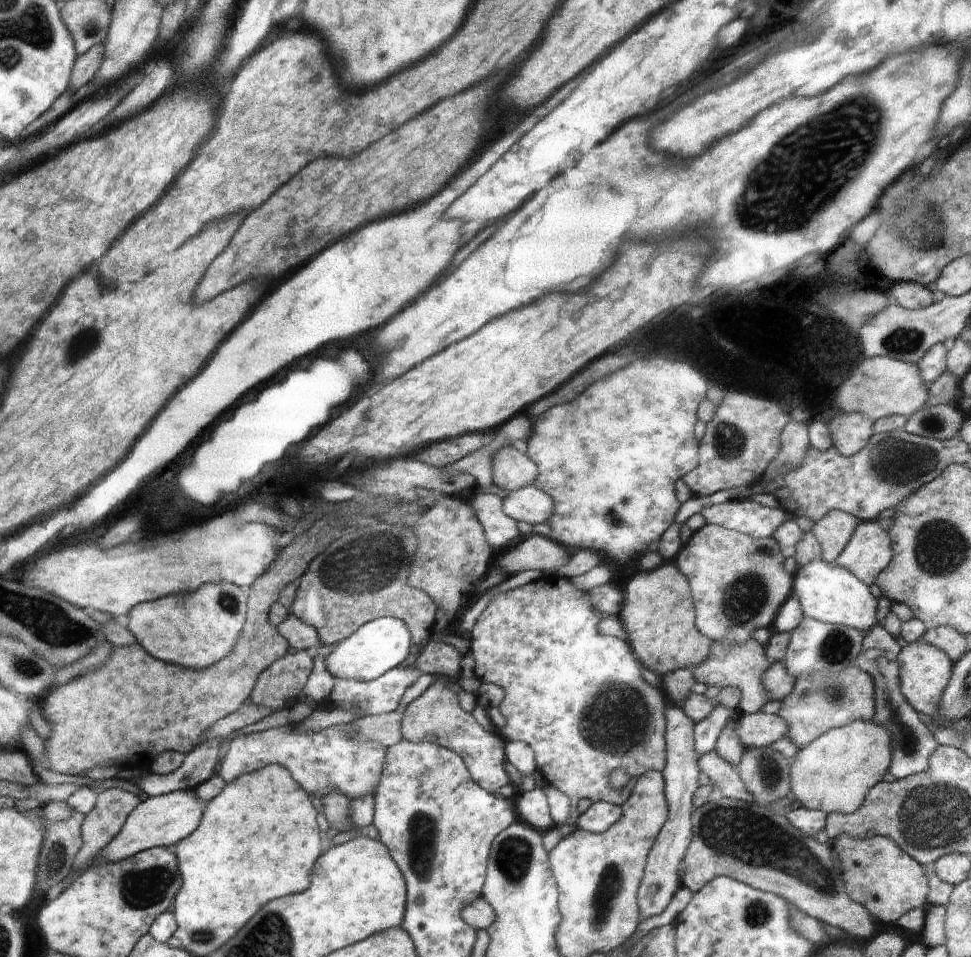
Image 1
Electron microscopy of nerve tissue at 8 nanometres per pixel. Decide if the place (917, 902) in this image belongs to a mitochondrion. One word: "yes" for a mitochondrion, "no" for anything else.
no

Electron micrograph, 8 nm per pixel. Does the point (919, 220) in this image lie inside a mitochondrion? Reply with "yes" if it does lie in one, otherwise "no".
yes

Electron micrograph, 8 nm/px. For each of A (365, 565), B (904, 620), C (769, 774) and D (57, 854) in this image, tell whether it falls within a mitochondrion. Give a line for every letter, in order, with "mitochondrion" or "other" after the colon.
A: mitochondrion
B: other
C: mitochondrion
D: mitochondrion

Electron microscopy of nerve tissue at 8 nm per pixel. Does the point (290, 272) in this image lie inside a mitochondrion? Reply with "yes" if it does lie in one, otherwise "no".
no

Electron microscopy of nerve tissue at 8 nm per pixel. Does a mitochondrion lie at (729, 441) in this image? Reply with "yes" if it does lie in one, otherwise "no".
yes

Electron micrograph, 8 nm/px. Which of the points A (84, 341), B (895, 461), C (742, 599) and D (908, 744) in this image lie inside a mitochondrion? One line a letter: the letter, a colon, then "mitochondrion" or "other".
A: mitochondrion
B: mitochondrion
C: mitochondrion
D: mitochondrion

